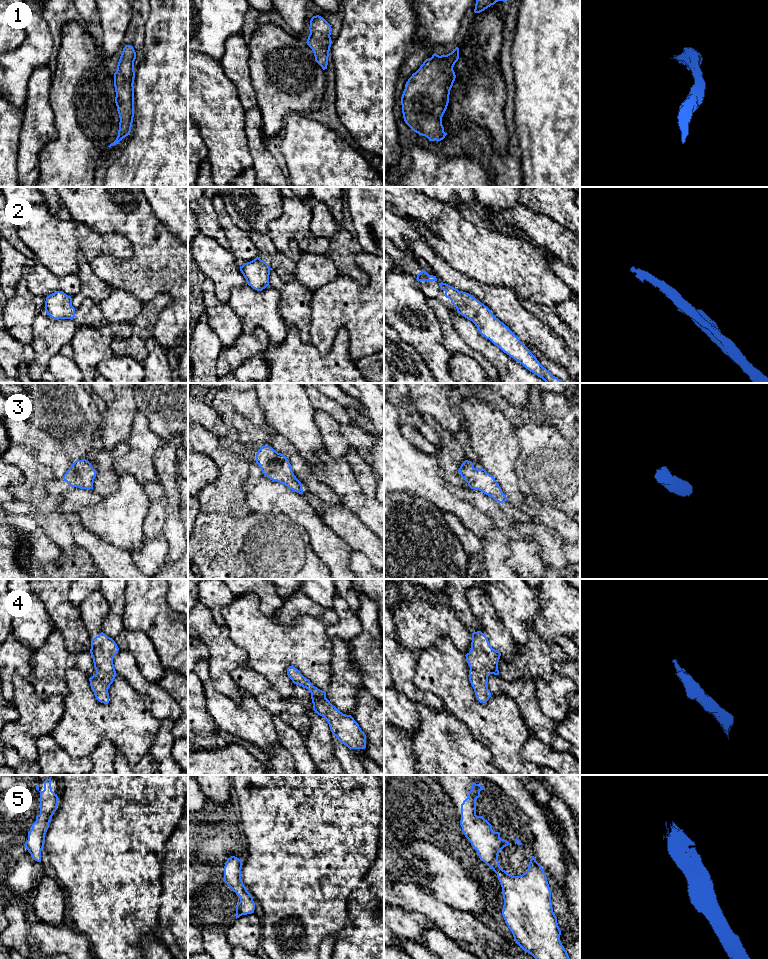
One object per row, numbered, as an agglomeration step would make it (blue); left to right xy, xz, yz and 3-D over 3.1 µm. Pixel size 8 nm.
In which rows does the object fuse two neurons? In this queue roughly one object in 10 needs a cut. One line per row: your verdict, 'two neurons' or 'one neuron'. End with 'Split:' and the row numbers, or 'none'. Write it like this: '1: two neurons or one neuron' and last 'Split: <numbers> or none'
1: one neuron
2: one neuron
3: one neuron
4: one neuron
5: one neuron
Split: none

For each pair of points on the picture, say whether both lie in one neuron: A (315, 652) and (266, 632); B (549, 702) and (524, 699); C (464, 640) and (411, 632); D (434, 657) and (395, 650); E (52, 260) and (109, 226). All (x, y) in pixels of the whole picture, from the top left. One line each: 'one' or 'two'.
A: one
B: two
C: one
D: two
E: two

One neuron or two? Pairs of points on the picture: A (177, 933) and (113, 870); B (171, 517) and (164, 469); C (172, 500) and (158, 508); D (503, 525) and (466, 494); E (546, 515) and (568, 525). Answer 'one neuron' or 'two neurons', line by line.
A: two neurons
B: one neuron
C: two neurons
D: one neuron
E: one neuron

